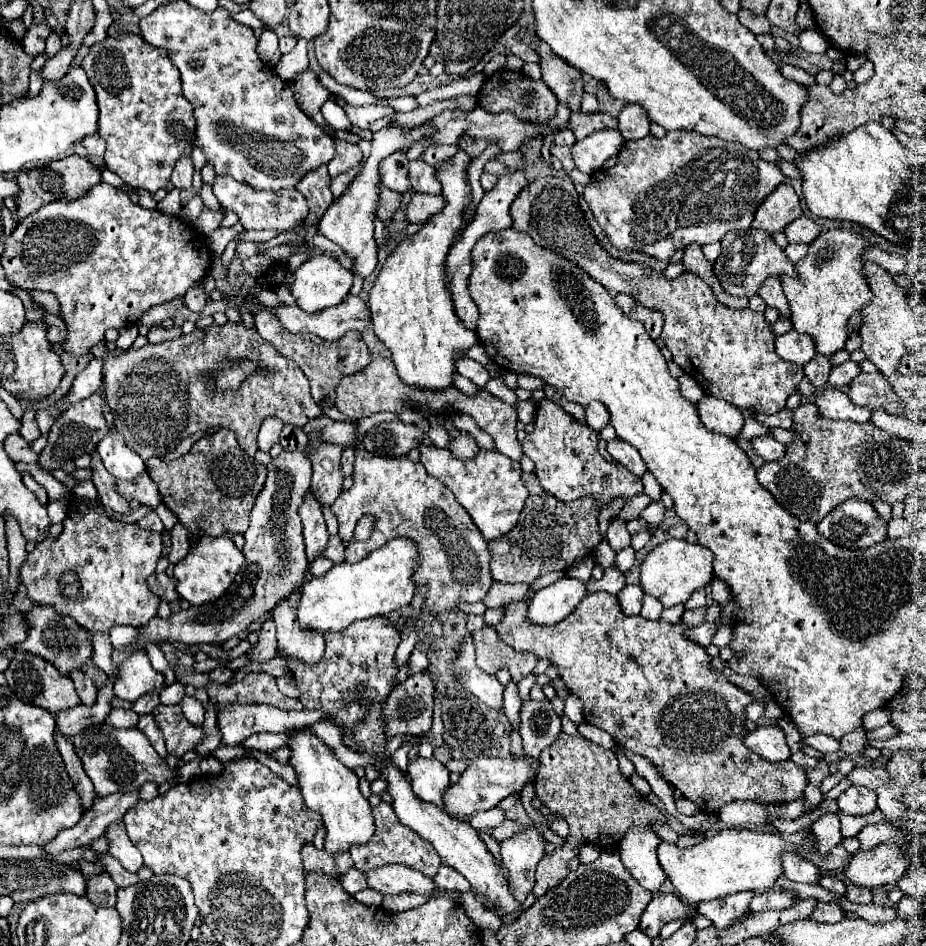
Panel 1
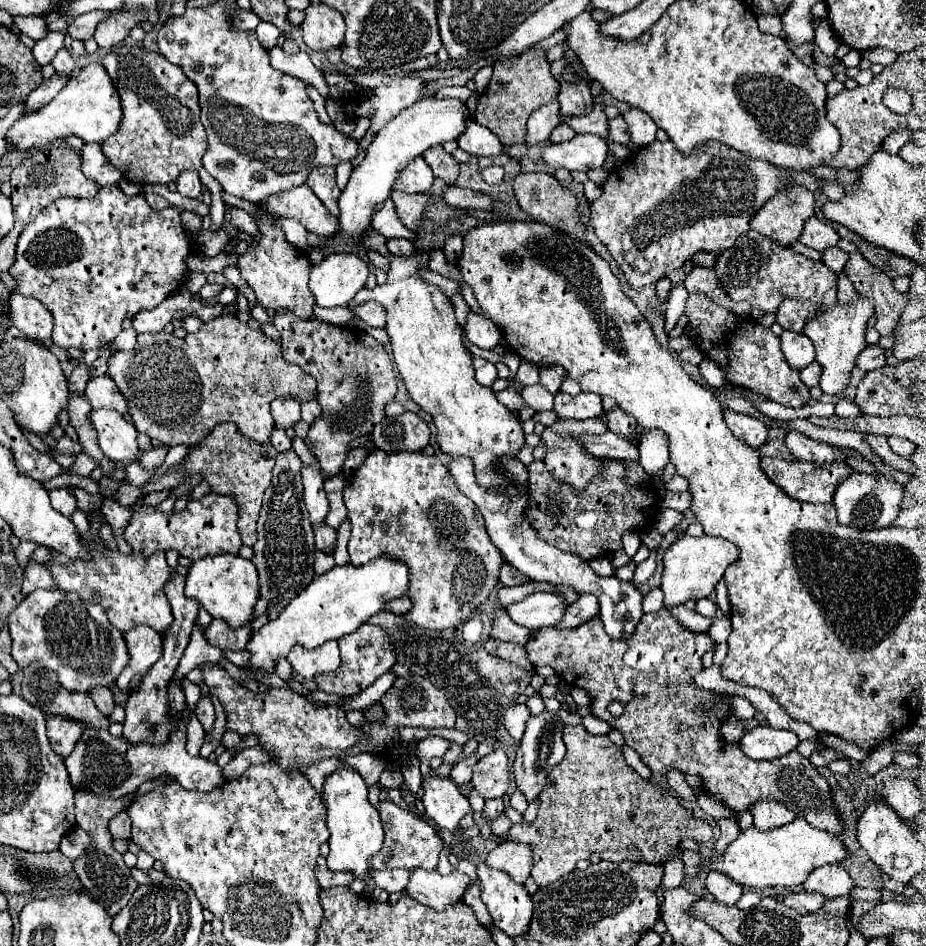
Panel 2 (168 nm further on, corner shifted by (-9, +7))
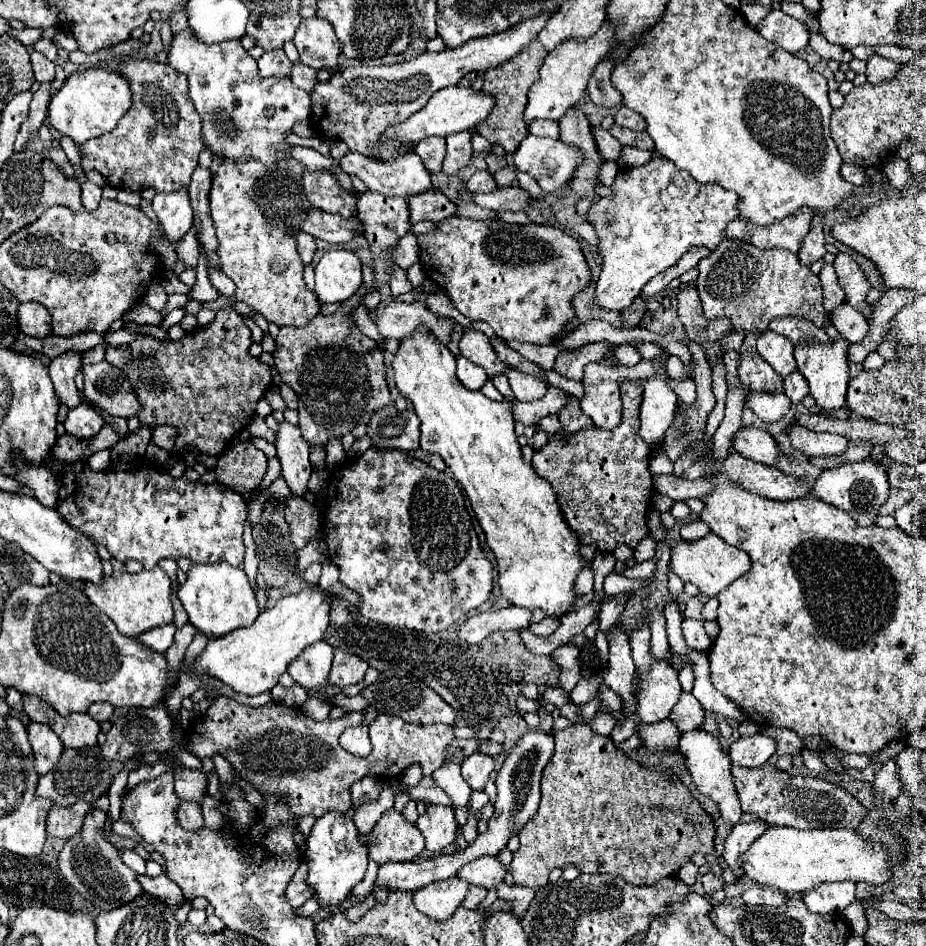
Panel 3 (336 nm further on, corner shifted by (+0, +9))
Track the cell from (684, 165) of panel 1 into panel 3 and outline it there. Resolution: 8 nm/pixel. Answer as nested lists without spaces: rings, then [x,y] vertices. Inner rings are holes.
[[[652,149],[652,159],[648,163],[620,169],[610,189],[610,197],[600,197],[588,209],[588,221],[596,229],[600,239],[598,251],[604,259],[600,279],[596,283],[596,301],[598,305],[614,311],[628,309],[652,277],[676,265],[678,259],[692,247],[706,247],[708,251],[714,251],[726,239],[726,225],[738,217],[740,197],[736,193],[720,187],[718,183],[698,183],[686,171],[678,171],[670,159],[658,155],[656,149]]]

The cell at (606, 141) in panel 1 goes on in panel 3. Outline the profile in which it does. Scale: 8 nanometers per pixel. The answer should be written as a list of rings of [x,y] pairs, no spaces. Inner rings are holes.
[[[526,135],[524,141],[520,143],[520,147],[514,153],[516,167],[520,171],[530,173],[538,181],[540,189],[546,195],[552,193],[552,191],[556,191],[556,189],[560,189],[566,181],[570,181],[572,175],[574,175],[574,171],[580,167],[582,161],[584,161],[584,153],[578,147],[566,145],[560,139],[546,139],[546,137],[536,137],[536,135]]]

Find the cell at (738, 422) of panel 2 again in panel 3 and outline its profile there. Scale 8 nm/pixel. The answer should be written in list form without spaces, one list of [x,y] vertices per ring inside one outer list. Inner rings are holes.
[[[740,427],[732,435],[732,449],[764,465],[774,465],[776,455],[780,453],[774,437],[768,431],[756,427]]]

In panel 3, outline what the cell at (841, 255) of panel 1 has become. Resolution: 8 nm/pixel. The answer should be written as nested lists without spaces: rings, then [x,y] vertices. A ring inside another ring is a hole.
[[[844,337],[830,339],[830,343],[806,343],[796,347],[794,357],[798,363],[798,371],[806,377],[810,385],[810,395],[816,399],[818,407],[822,407],[824,413],[830,413],[834,409],[842,409],[846,401],[846,389],[848,389],[848,347],[850,341]]]

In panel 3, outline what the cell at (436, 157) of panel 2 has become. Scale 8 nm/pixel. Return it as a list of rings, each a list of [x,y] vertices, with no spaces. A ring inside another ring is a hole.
[[[428,137],[424,143],[418,143],[414,151],[420,155],[424,167],[430,173],[440,173],[442,171],[442,161],[446,155],[446,139],[444,137]]]

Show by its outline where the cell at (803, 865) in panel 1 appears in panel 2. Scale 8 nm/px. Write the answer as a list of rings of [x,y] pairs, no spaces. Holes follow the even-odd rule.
[[[825,865],[821,869],[815,869],[807,881],[803,883],[805,891],[821,893],[825,899],[835,899],[841,895],[849,895],[855,887],[851,875],[837,865]]]

